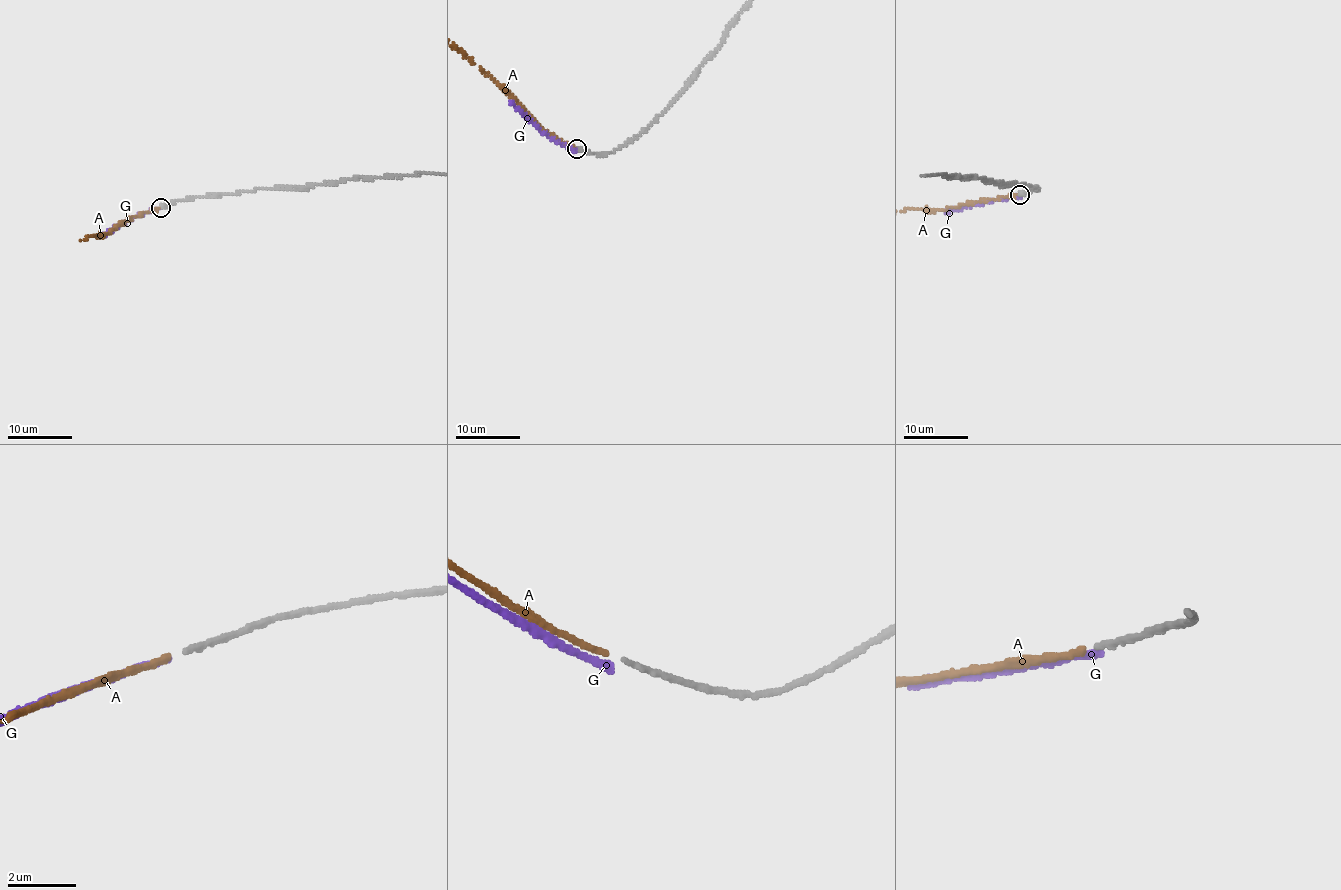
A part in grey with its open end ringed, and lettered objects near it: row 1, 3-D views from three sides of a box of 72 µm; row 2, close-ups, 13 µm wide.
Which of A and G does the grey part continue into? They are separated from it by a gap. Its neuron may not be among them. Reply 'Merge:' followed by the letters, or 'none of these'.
Merge: A

